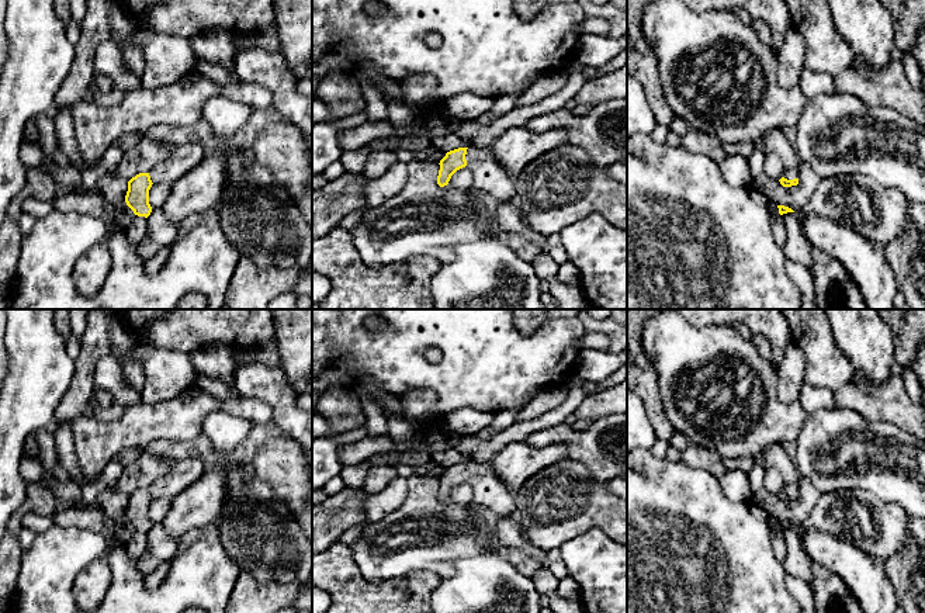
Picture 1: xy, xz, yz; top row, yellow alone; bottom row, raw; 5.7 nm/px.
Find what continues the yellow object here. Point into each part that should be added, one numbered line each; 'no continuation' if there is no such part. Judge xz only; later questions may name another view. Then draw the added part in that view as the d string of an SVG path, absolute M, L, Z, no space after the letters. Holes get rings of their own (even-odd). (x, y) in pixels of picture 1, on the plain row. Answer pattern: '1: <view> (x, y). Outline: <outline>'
1: xz (488, 489). Outline: M468 463L465 475L472 485L472 501L485 506L496 519L515 515L515 492L498 478L489 463Z

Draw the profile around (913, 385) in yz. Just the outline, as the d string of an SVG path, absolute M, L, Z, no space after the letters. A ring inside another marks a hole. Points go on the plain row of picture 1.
M912 366L904 367L903 380L911 401L922 406L922 388Z

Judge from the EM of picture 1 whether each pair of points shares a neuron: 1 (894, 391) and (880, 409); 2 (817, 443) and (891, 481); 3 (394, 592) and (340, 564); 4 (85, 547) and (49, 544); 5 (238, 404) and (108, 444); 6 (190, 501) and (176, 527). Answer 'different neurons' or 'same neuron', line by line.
1: same neuron
2: same neuron
3: same neuron
4: same neuron
5: same neuron
6: same neuron

